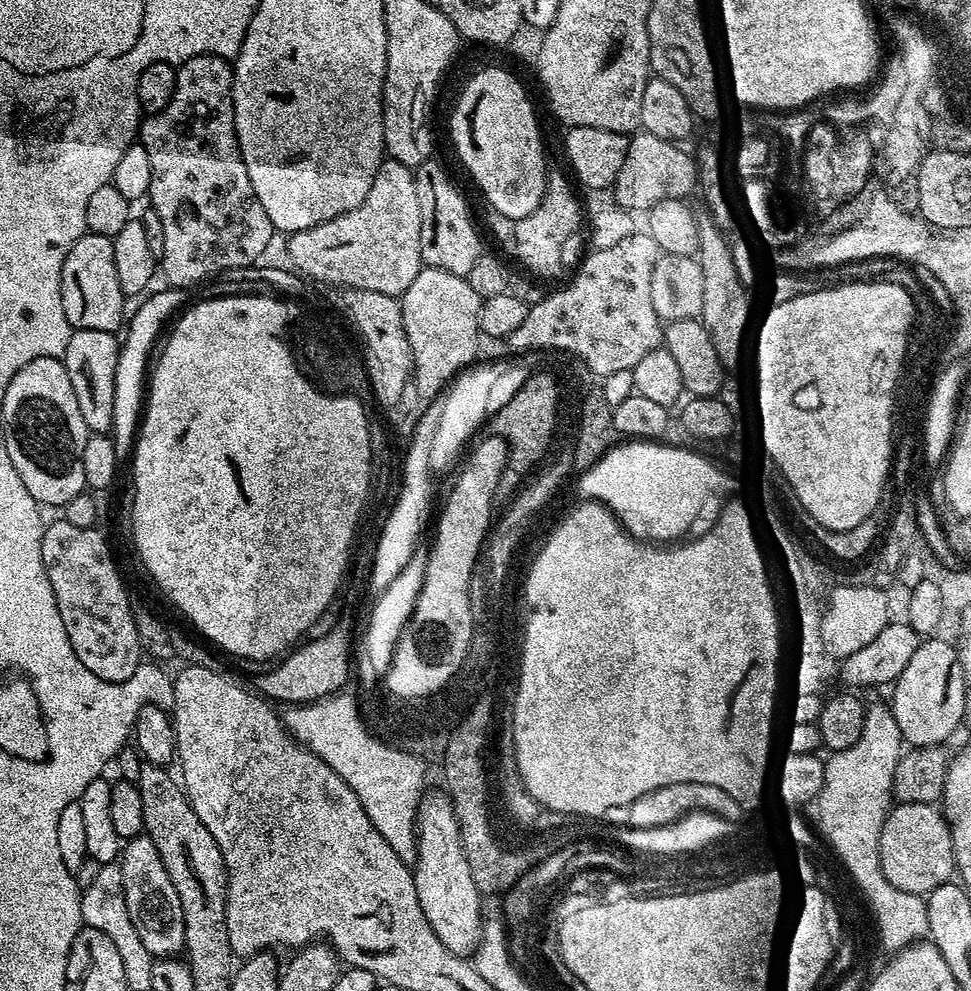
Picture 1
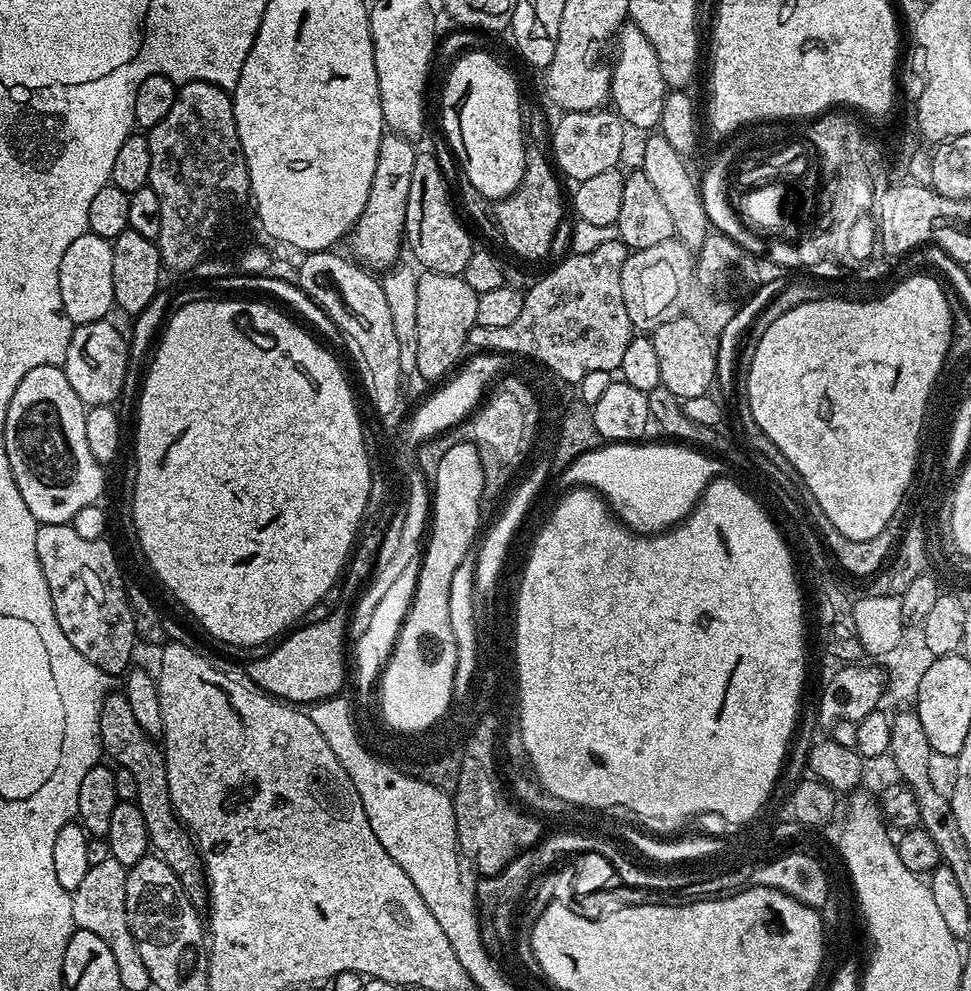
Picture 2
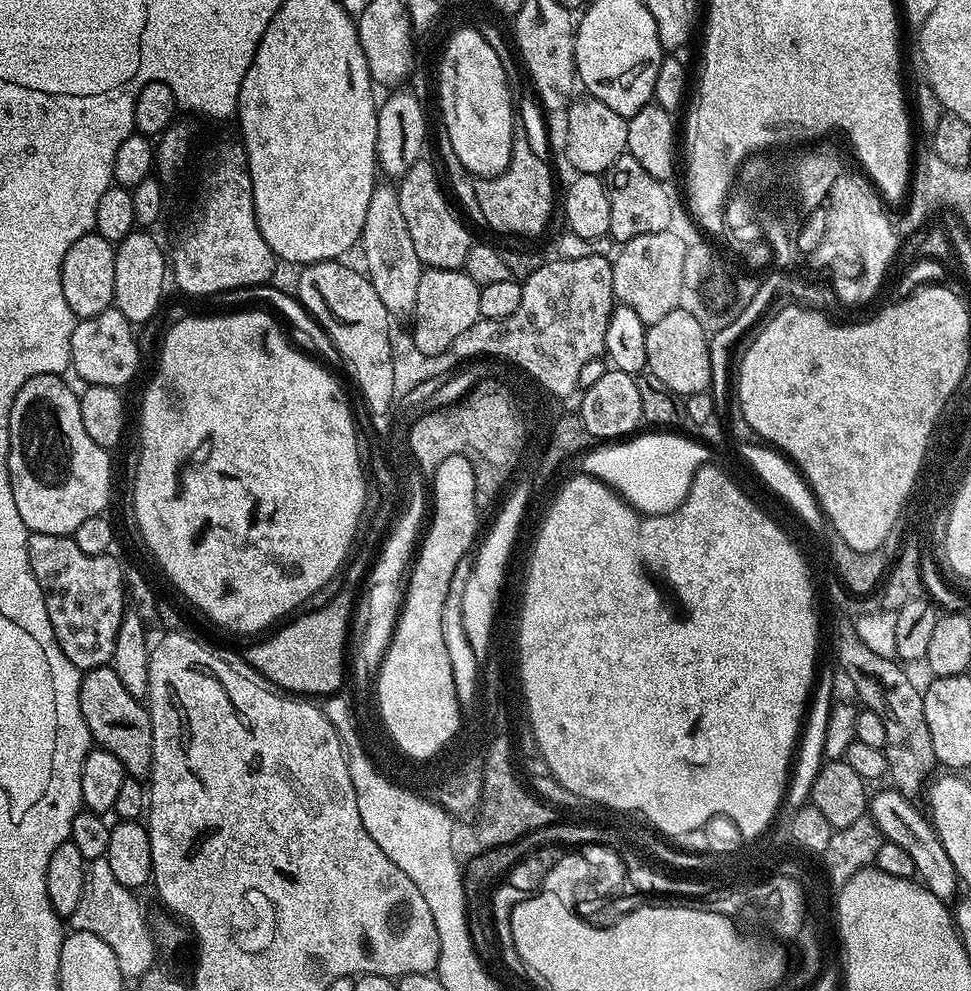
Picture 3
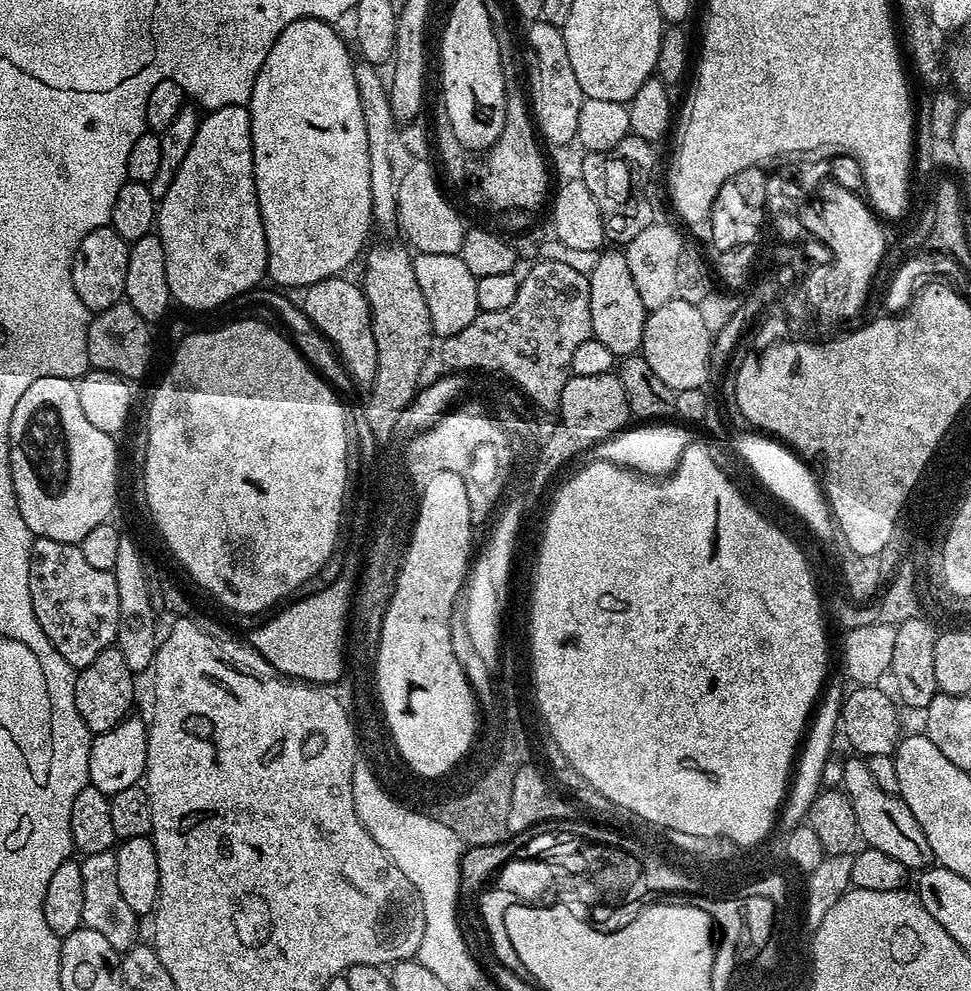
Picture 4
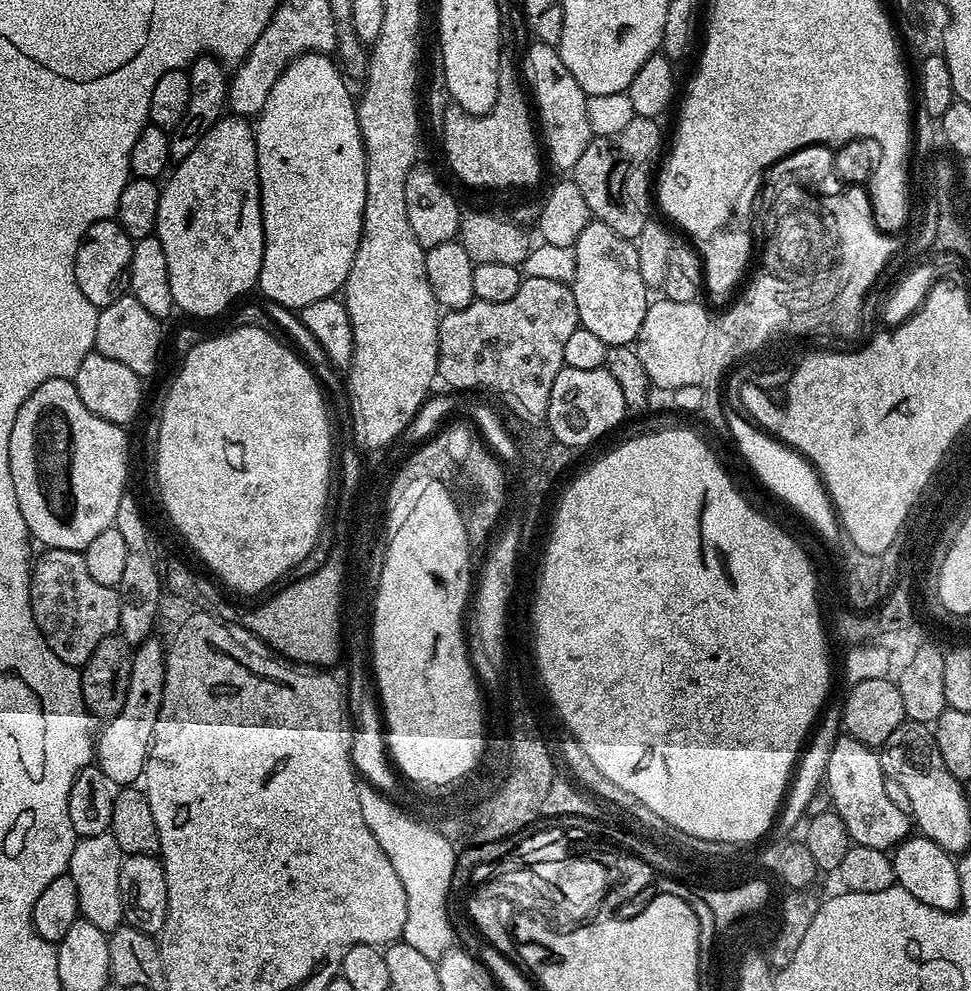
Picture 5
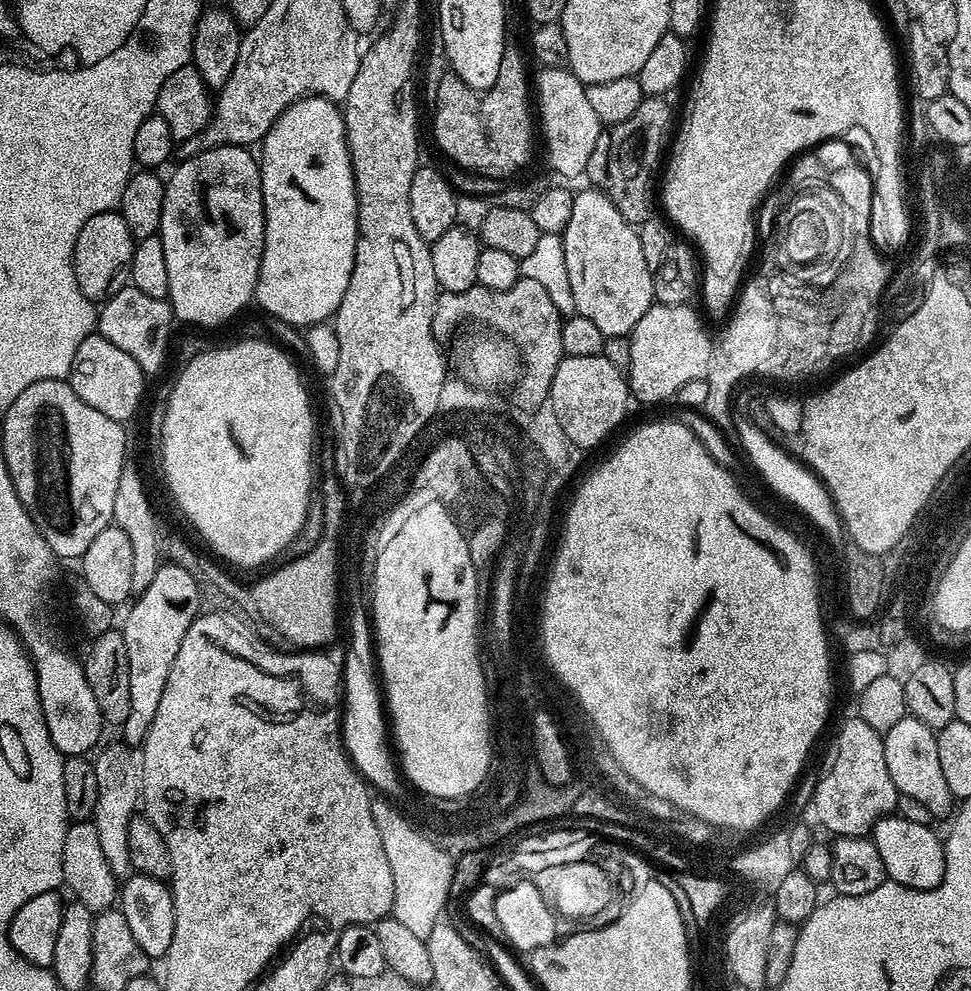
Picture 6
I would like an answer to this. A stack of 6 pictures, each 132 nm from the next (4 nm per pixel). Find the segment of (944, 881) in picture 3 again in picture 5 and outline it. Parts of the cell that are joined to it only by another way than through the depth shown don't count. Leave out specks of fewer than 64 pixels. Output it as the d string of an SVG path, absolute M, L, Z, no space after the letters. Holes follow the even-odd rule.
M844 734L834 742L823 783L830 792L832 811L839 814L842 822L846 822L853 845L861 844L888 852L907 840L913 831L910 816L899 811L886 794L886 777L880 752L858 742L853 736Z

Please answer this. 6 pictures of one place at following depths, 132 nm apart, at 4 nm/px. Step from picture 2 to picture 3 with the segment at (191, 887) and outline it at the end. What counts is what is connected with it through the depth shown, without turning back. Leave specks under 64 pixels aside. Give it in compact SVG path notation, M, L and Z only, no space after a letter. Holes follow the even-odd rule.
M110 666L89 668L80 677L78 706L93 741L114 754L129 777L144 778L152 771L152 723L147 707L118 679Z

